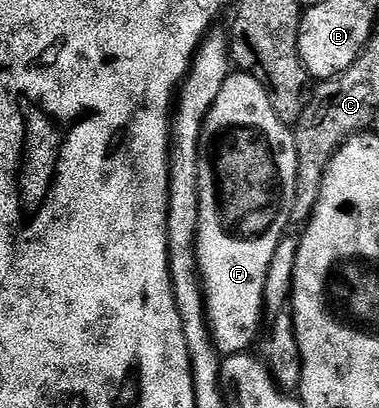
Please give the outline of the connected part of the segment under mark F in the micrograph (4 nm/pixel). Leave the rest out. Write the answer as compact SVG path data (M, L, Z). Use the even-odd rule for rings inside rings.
M233 73L222 85L222 93L218 93L218 101L210 109L210 113L204 122L204 132L200 138L200 176L198 177L198 193L200 194L200 232L196 238L196 252L200 258L200 281L204 285L204 300L208 306L208 324L212 330L212 336L216 341L216 348L221 356L242 355L253 350L256 338L260 335L260 326L266 323L264 309L264 290L266 289L266 273L270 273L270 261L274 257L274 249L282 241L284 232L289 230L293 222L294 201L296 200L296 182L298 181L298 149L296 148L296 136L289 124L283 123L274 113L274 105L270 105L268 88L255 74L239 75Z

